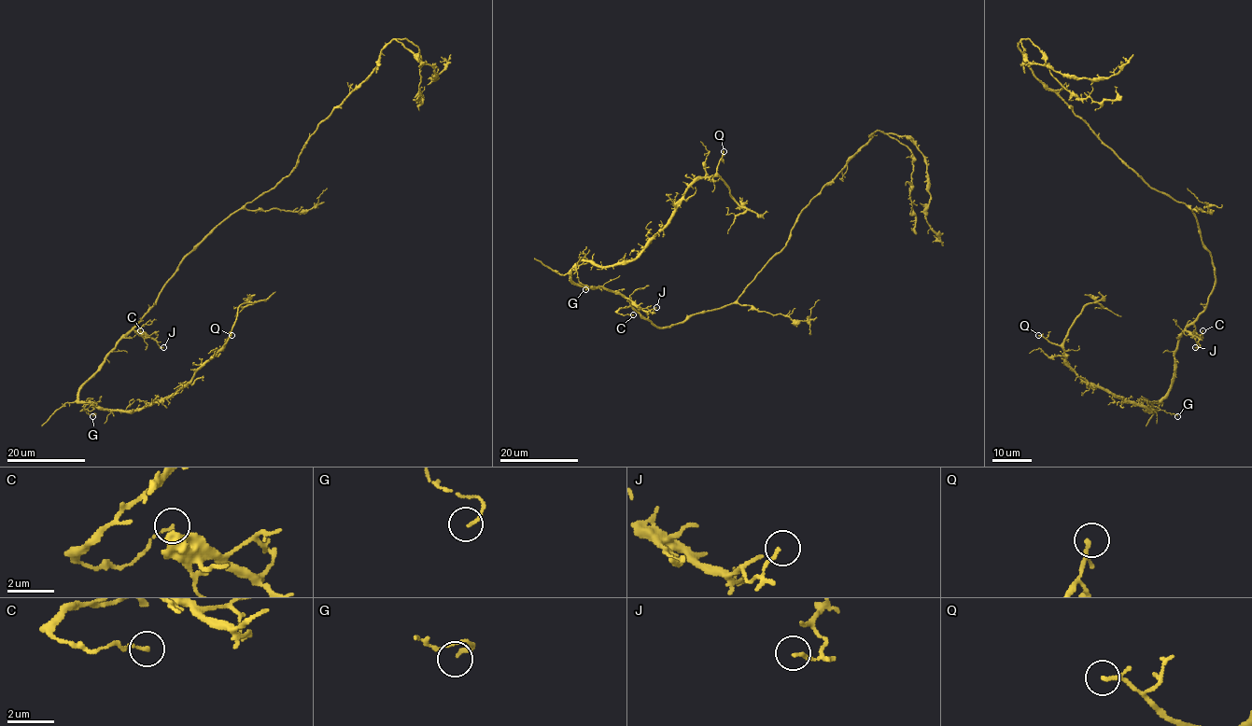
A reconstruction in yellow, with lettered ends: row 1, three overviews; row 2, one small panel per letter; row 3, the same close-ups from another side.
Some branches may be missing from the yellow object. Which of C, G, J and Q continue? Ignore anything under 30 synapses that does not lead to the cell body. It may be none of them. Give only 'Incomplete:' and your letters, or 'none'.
Incomplete: none

